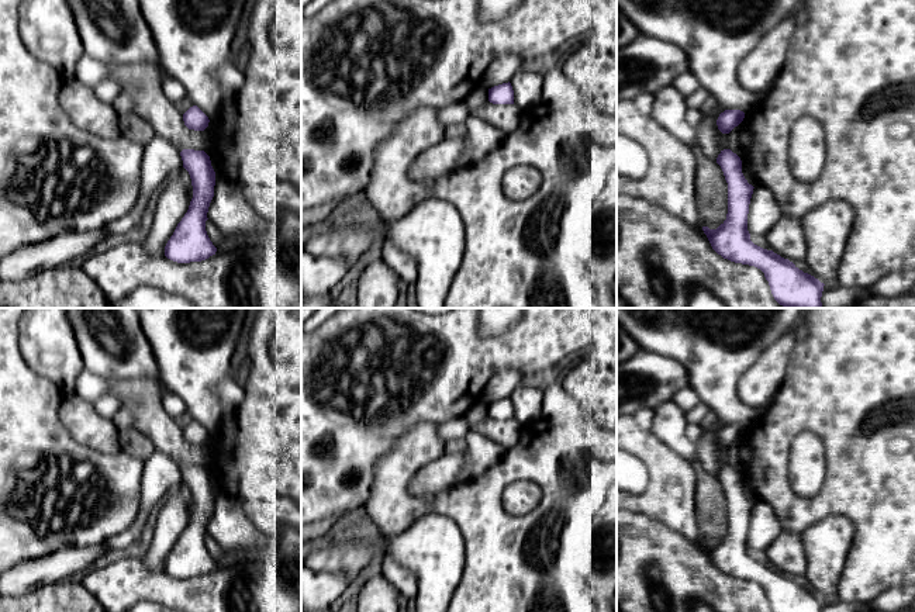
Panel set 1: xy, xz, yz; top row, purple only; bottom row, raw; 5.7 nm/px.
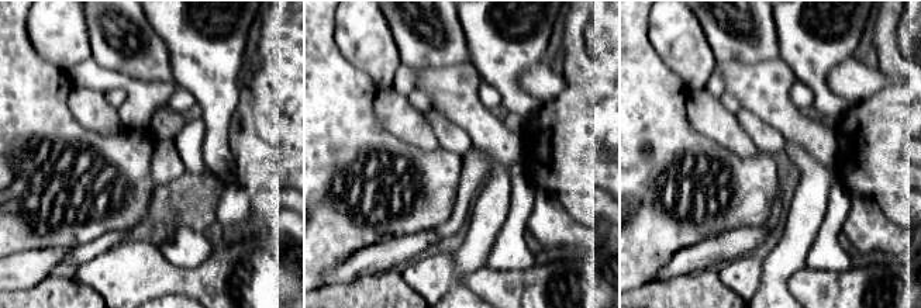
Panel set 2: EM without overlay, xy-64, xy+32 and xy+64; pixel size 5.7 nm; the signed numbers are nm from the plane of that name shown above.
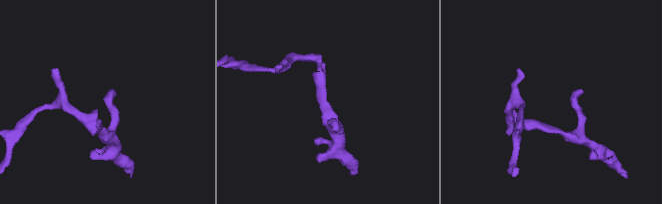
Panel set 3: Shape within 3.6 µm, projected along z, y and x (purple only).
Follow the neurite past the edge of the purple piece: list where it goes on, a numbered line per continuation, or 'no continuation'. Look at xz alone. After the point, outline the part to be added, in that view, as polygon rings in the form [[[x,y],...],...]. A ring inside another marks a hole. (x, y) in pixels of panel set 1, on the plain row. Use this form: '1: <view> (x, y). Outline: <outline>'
no continuation

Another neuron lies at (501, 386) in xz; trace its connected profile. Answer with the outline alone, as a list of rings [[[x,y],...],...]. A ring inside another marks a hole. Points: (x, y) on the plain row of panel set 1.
[[[508,367],[493,376],[481,395],[481,401],[491,404],[508,398],[514,390],[525,384],[528,378],[517,369]]]

